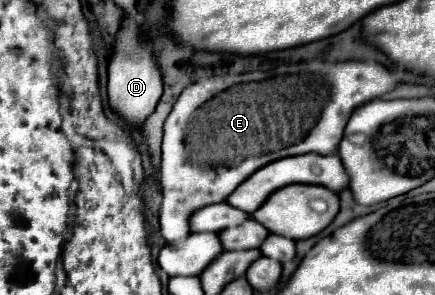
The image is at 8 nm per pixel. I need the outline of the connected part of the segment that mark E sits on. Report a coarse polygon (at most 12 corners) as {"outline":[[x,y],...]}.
{"outline":[[321,58],[187,86],[165,120],[167,242],[269,162],[335,154],[401,84]]}

